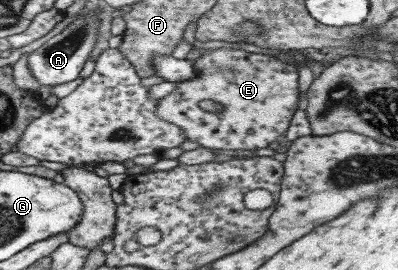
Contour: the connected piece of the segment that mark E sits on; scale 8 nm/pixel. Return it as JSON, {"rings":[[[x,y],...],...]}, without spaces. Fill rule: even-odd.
{"rings":[[[221,47],[211,49],[208,53],[202,53],[200,57],[194,59],[193,68],[195,68],[195,77],[182,82],[178,81],[175,91],[159,98],[157,107],[155,107],[156,117],[183,129],[185,139],[196,141],[201,147],[213,150],[247,149],[247,151],[251,151],[251,149],[263,149],[271,141],[275,141],[279,135],[284,135],[292,115],[299,105],[297,69],[293,65],[271,55],[247,53],[247,51],[233,49],[233,47]],[[205,99],[219,103],[224,106],[224,109],[219,113],[208,113],[201,110],[197,103],[205,101]]]}

